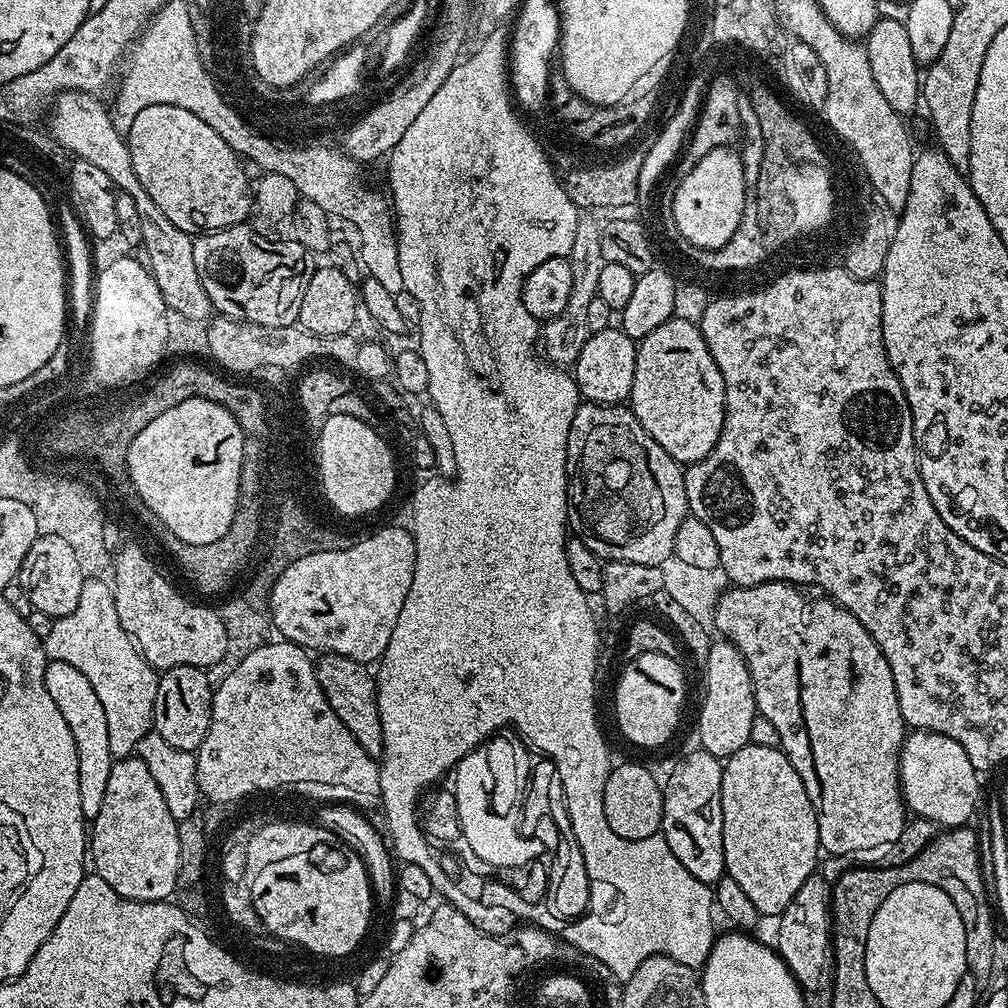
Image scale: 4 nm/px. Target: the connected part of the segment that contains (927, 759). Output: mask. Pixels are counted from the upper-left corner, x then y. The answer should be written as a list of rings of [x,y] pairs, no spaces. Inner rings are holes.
[[[912,730],[905,735],[904,745],[900,747],[900,791],[904,793],[904,802],[909,813],[922,819],[928,819],[936,826],[945,829],[958,828],[969,823],[972,815],[977,815],[976,799],[980,796],[980,780],[978,769],[966,758],[966,750],[954,742],[954,738],[946,738],[937,732]]]

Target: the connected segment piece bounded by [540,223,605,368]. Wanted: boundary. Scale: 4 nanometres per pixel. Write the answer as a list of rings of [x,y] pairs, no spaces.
[[[578,224],[575,230],[574,245],[571,247],[569,260],[571,262],[571,273],[573,275],[573,285],[569,301],[566,302],[566,309],[556,315],[553,319],[545,321],[541,329],[540,346],[549,363],[557,367],[569,367],[575,365],[578,354],[581,353],[582,346],[589,338],[589,330],[586,326],[587,308],[597,296],[599,274],[605,260],[602,256],[601,236],[596,236],[596,230],[590,224]]]

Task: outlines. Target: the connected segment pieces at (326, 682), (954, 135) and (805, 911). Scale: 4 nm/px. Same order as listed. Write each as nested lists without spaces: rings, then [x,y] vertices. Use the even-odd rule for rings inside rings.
[[[333,652],[321,655],[319,659],[315,661],[316,677],[318,686],[322,686],[322,694],[326,694],[326,702],[330,702],[330,710],[334,710],[334,714],[342,718],[342,726],[346,726],[346,730],[354,734],[358,746],[362,746],[366,754],[374,758],[383,757],[382,718],[378,718],[376,682],[369,665]]]
[[[956,40],[952,44],[947,43],[948,52],[942,50],[941,56],[932,64],[927,65],[922,76],[922,108],[928,111],[928,116],[932,119],[932,132],[936,135],[935,143],[941,152],[950,158],[950,166],[954,170],[967,173],[970,166],[970,122],[974,114],[974,94],[978,90],[978,78],[982,74],[982,62],[980,52],[968,52],[968,48],[960,48]]]
[[[814,874],[802,882],[802,887],[794,898],[790,898],[790,906],[778,917],[780,929],[776,932],[775,951],[784,960],[785,966],[791,970],[796,983],[801,989],[816,988],[825,983],[826,973],[832,958],[832,884],[820,874]]]

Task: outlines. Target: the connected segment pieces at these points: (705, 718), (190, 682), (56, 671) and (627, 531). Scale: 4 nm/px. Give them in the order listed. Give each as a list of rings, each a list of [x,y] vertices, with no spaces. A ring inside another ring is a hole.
[[[727,638],[713,639],[704,672],[704,701],[700,704],[700,744],[703,751],[717,758],[727,758],[750,742],[750,722],[757,716],[756,699],[748,663]]]
[[[174,666],[159,673],[160,685],[154,698],[152,727],[170,746],[178,750],[195,753],[210,730],[214,688],[211,683],[208,685],[208,675],[205,669],[194,666]]]
[[[48,660],[45,663],[43,682],[50,698],[61,711],[70,734],[74,737],[74,746],[78,753],[78,794],[81,795],[81,809],[85,821],[91,822],[98,816],[102,801],[106,796],[107,779],[113,769],[115,756],[110,754],[110,734],[107,733],[106,713],[98,694],[80,670],[70,662]]]
[[[581,403],[574,414],[574,422],[570,422],[570,438],[566,446],[566,474],[568,475],[568,527],[574,533],[575,539],[581,540],[601,561],[611,562],[638,562],[639,564],[655,564],[661,566],[674,556],[674,538],[678,534],[678,526],[682,526],[685,516],[689,515],[688,499],[686,498],[686,486],[684,485],[684,468],[677,464],[650,434],[638,422],[638,418],[632,413],[631,407],[624,404],[594,404]]]

